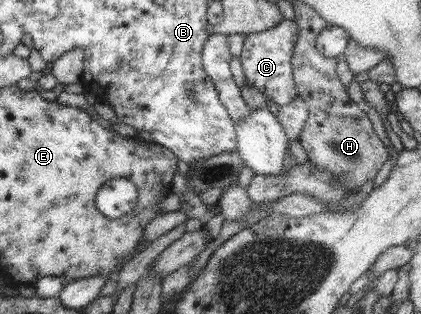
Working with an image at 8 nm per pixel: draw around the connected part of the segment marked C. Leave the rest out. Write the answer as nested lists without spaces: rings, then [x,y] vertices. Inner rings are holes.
[[[283,18],[267,30],[246,35],[238,55],[247,85],[263,93],[266,99],[273,101],[278,107],[287,105],[297,95],[291,69],[291,54],[297,42],[298,31],[299,27],[294,20]]]

